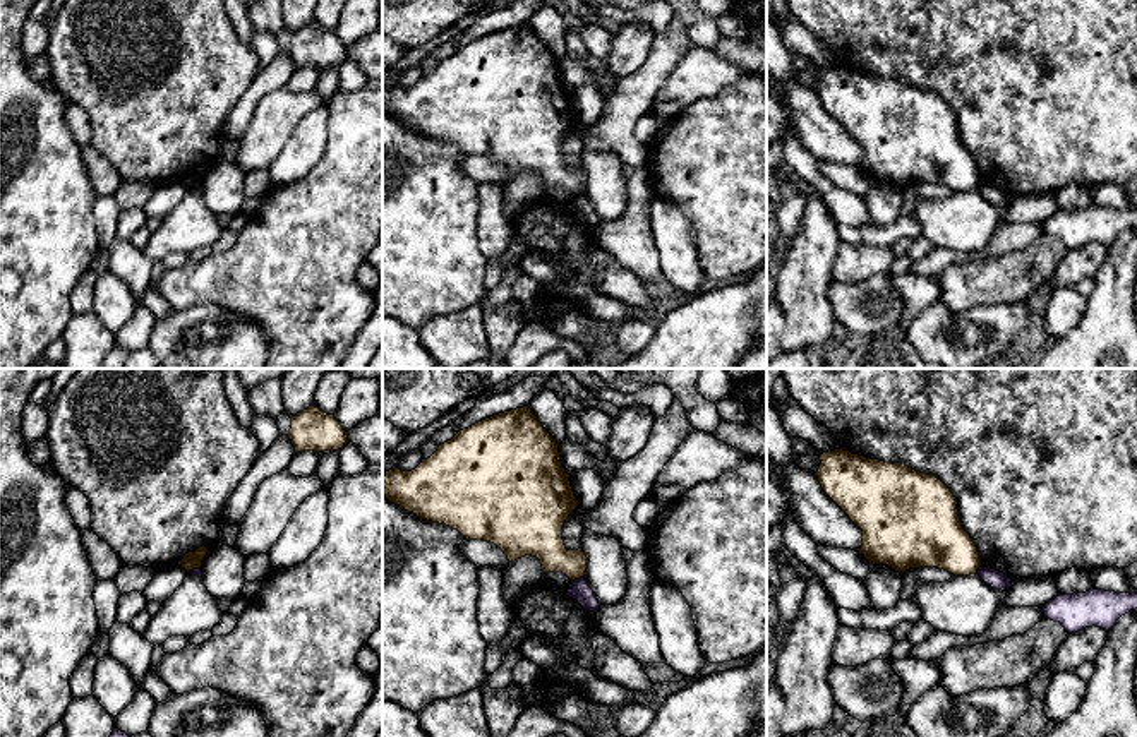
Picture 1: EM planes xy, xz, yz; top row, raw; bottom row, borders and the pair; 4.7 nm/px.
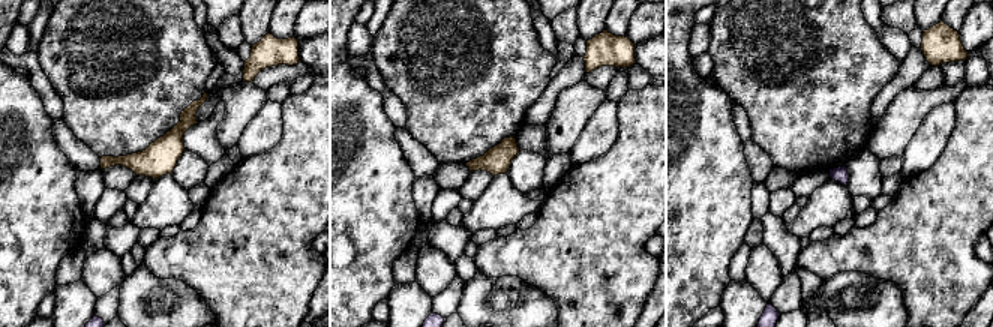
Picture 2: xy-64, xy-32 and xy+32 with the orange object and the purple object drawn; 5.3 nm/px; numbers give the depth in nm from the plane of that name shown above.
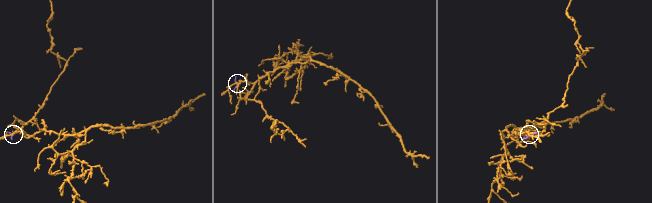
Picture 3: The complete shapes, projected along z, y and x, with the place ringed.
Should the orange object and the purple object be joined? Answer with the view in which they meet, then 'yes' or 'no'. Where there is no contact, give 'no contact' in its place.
meets orange in xz; no

